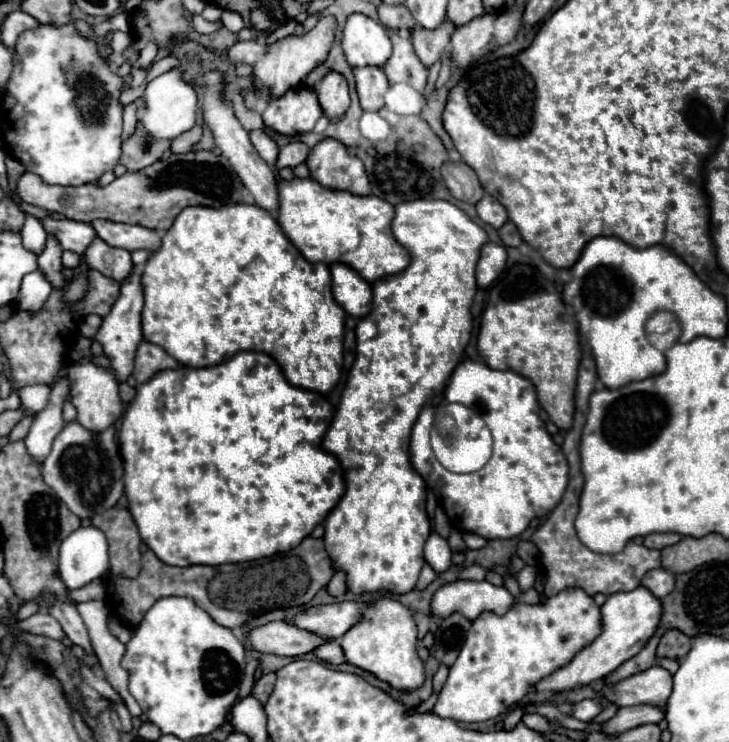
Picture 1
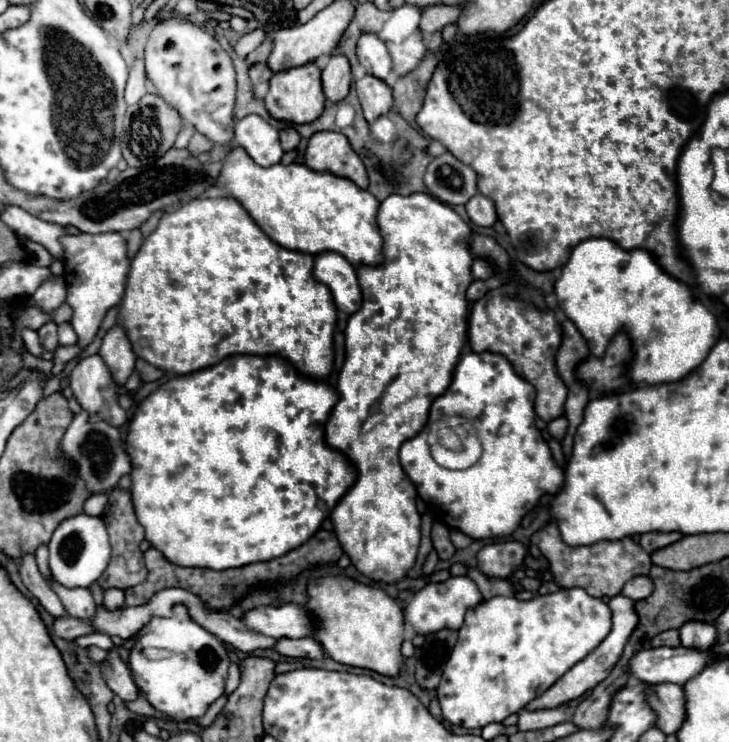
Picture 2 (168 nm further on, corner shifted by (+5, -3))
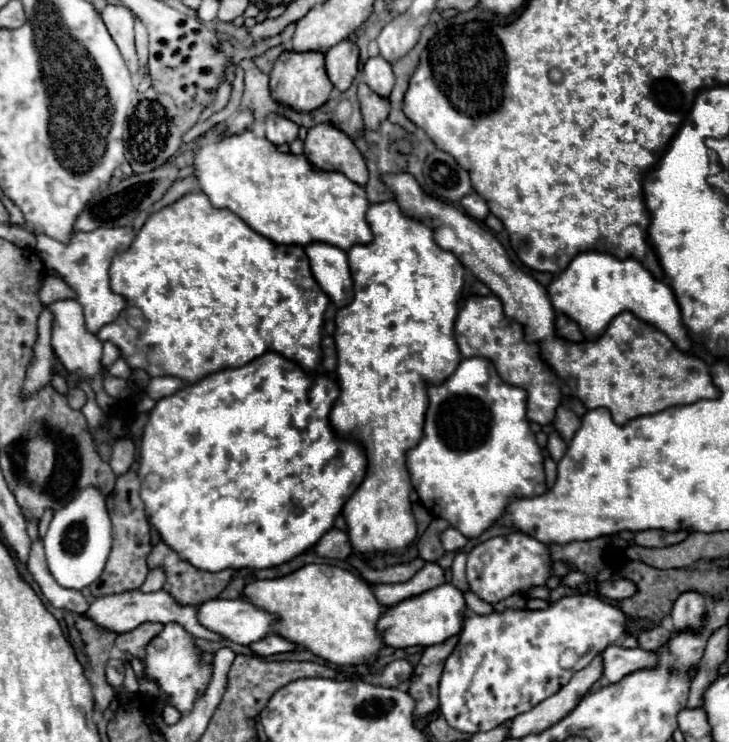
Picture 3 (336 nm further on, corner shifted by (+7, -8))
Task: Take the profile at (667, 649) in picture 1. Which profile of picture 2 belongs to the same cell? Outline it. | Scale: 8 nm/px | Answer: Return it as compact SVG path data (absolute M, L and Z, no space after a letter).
M669 629L669 631L663 631L659 635L655 635L651 639L651 645L653 647L679 647L681 641L679 641L679 631L677 629Z

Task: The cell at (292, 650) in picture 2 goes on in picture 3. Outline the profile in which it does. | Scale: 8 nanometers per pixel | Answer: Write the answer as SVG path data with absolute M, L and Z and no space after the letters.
M269 634L263 640L253 642L251 650L257 656L273 656L273 654L281 654L281 652L293 652L293 650L297 650L297 646L279 634Z

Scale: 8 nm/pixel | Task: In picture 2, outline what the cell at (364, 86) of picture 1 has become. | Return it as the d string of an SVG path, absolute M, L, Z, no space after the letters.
M365 75L357 81L357 95L367 123L373 123L377 117L387 115L393 107L391 87L385 81L375 79L371 75Z

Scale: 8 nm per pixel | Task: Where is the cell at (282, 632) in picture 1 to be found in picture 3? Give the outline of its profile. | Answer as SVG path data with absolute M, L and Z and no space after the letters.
M131 590L131 592L123 592L123 594L115 594L115 596L103 596L103 598L95 598L95 602L89 606L87 614L89 620L93 620L99 628L105 628L109 632L115 634L125 634L135 630L137 626L145 624L145 622L177 622L181 624L187 632L191 632L195 638L205 638L205 640L223 640L223 636L207 630L199 620L197 620L197 608L195 604L177 604L173 600L173 596L169 596L169 592L159 590L159 592L151 592L151 594L143 594L139 590Z

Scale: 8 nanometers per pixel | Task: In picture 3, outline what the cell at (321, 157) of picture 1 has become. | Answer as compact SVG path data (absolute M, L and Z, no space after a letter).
M317 124L309 128L305 138L305 158L319 170L335 170L351 182L367 184L367 166L347 134L333 124Z

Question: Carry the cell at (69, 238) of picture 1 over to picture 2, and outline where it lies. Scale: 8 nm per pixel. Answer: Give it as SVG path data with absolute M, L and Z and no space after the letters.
M7 205L1 211L1 221L7 227L11 227L17 235L29 237L31 241L41 243L53 257L61 257L63 255L59 237L63 237L65 231L63 231L61 225L47 223L47 221L43 221L43 219L27 213L25 209L15 207L15 205Z

